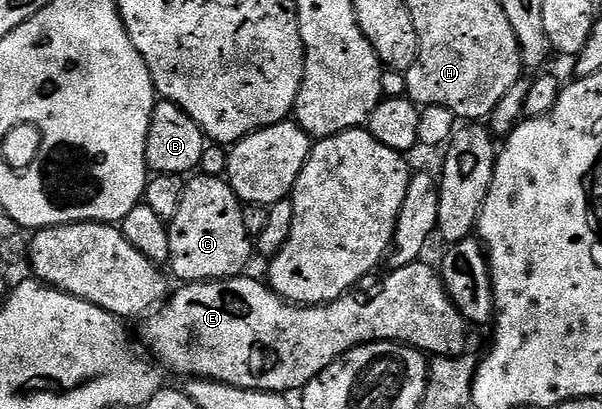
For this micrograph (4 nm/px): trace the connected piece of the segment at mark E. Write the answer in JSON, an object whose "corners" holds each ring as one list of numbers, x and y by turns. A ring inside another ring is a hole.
{"corners":[[418,261,403,269,392,269,385,280,373,277,363,279,343,297,316,305,288,302,262,280,261,284,257,279,248,279,245,273,229,279,187,283,178,286,178,291,176,288,163,306,148,316,145,339,154,351,152,354,156,362,170,372,178,371,184,377,215,379,239,389,278,393,300,392,315,377,319,377,327,365,362,343,404,343,406,347,415,347,433,357,448,355,451,348,464,348,461,346,465,343,467,324,451,301,440,270,434,264,432,267,425,262]]}

